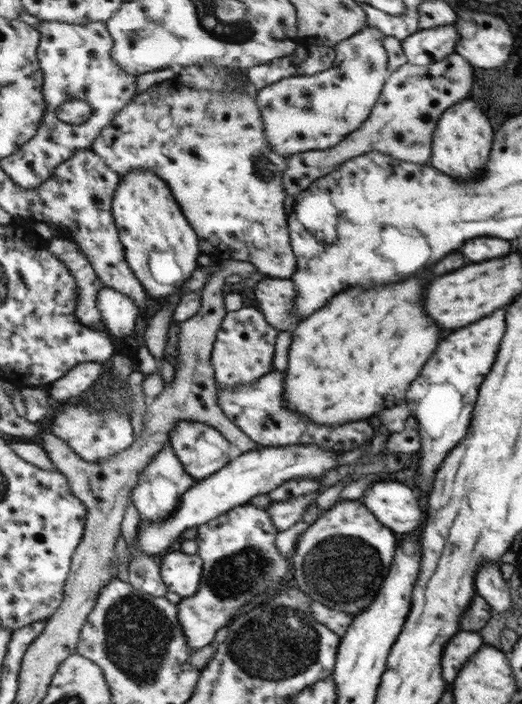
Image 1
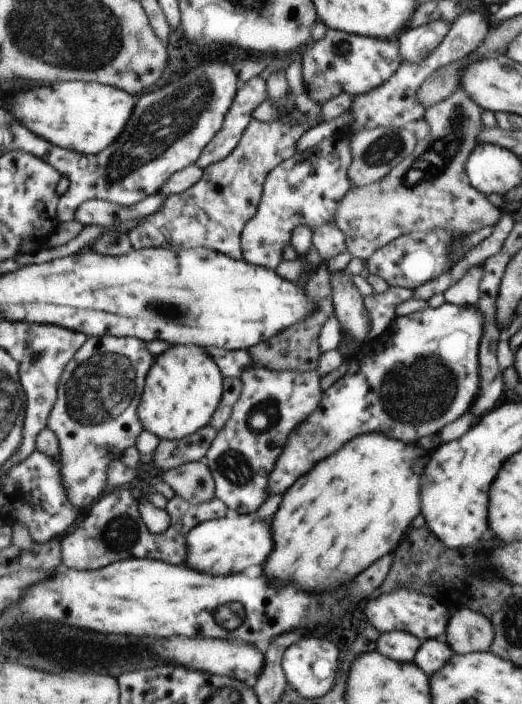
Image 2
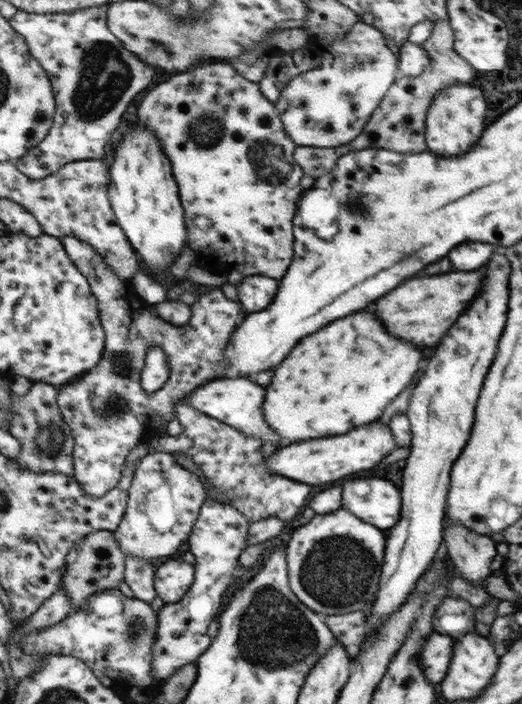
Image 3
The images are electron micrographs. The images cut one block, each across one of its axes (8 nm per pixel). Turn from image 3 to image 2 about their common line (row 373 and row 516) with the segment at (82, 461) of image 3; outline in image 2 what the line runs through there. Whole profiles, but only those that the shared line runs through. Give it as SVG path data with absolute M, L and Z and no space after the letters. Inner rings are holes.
M121 487L103 496L84 512L83 520L61 540L63 567L76 570L98 570L127 558L159 559L165 563L185 563L186 535L191 528L204 521L225 517L229 511L216 497L197 505L188 504L176 495L166 509L172 519L171 527L162 534L152 533L140 512L140 498L135 498L131 487Z

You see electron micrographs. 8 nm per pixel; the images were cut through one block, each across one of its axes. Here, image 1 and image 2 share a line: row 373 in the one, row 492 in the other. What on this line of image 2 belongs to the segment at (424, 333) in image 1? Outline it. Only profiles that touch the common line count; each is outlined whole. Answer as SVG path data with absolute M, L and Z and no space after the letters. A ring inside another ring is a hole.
M379 431L362 433L346 441L329 458L323 458L321 462L317 462L317 466L313 466L313 470L309 470L305 474L305 478L299 478L297 482L293 482L292 487L282 494L279 508L273 514L273 519L271 520L271 530L273 530L273 534L277 534L277 550L273 550L273 554L269 554L269 558L265 560L263 572L265 574L273 574L273 578L281 578L281 582L289 582L289 578L293 578L293 582L301 582L301 586L309 586L309 590L327 590L331 586L337 586L341 582L351 580L355 574L359 574L371 562L375 562L383 554L389 554L395 548L395 544L401 540L405 530L410 528L411 520L419 514L419 486L421 486L419 480L422 480L421 474L424 474L424 469L432 456L432 452L433 450L425 451L421 449L417 443L404 443Z

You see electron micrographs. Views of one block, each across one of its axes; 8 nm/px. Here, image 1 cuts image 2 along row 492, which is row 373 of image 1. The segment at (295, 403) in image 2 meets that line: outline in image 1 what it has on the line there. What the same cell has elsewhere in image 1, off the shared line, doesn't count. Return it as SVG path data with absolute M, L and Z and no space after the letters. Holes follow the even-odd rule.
M246 307L227 312L211 352L217 388L236 389L237 385L251 384L257 378L271 372L275 334L277 332L266 322L263 312L256 308Z

